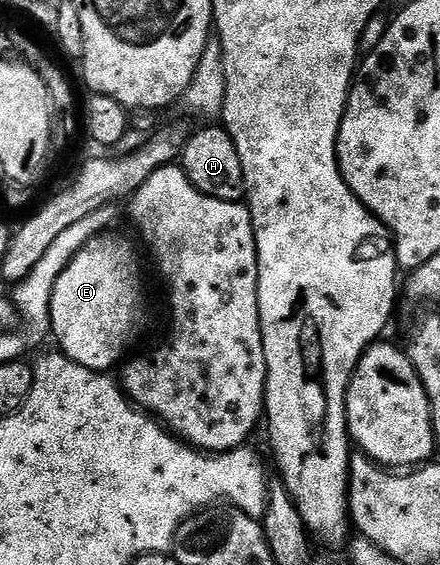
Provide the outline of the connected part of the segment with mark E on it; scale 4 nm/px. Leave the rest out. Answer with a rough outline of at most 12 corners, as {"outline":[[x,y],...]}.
{"outline":[[114,233],[56,280],[57,349],[113,371],[142,326],[142,266]]}

